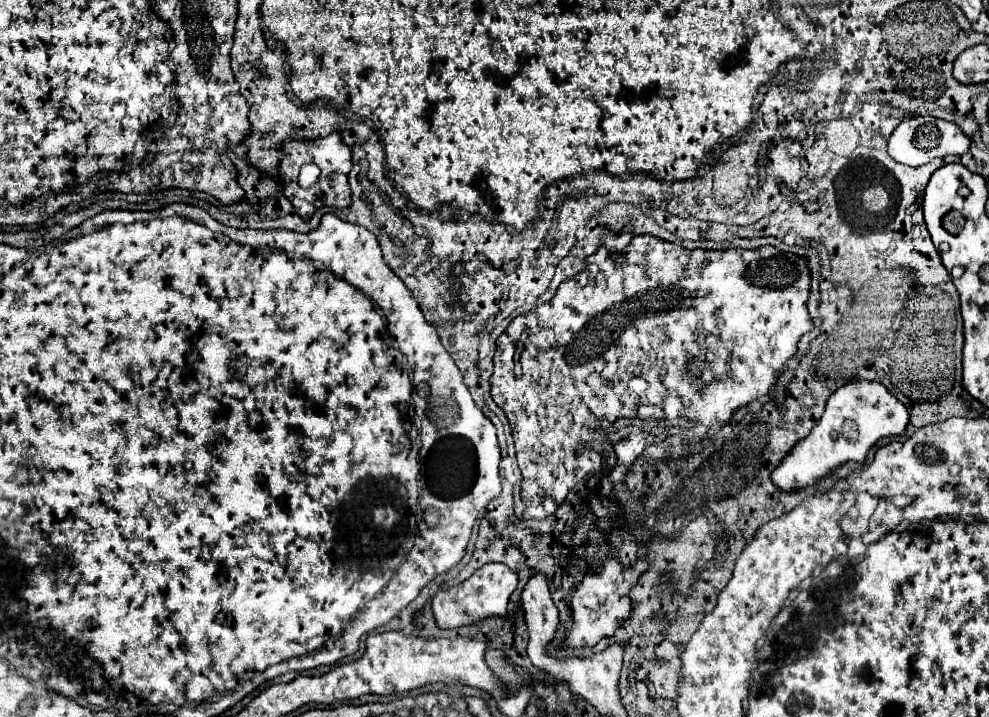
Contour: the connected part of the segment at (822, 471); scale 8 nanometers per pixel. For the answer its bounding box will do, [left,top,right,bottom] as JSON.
[773,381,909,489]

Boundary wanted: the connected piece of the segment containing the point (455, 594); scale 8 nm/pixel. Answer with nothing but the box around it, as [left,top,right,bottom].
[431,563,517,629]

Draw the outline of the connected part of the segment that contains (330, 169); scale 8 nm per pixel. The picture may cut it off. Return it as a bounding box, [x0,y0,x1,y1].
[279,133,351,221]

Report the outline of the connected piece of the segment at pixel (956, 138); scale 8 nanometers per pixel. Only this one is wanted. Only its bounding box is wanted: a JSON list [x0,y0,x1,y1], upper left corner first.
[887,115,971,167]

